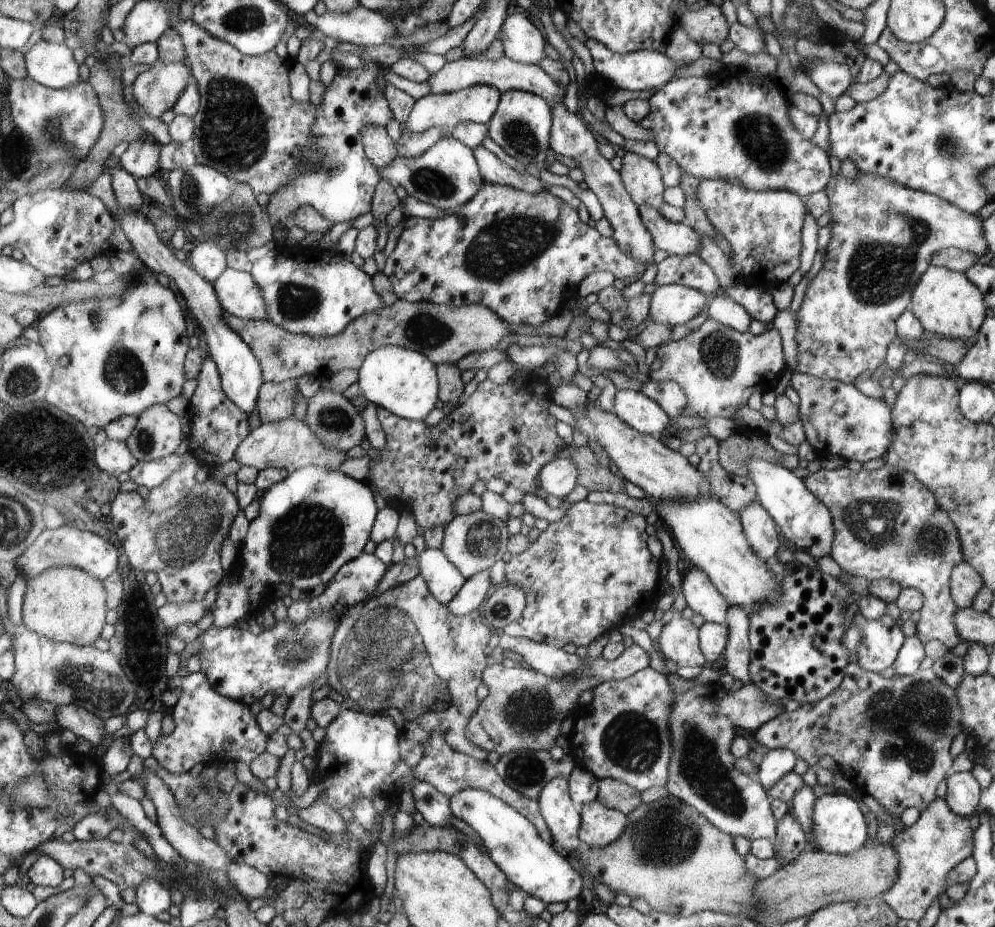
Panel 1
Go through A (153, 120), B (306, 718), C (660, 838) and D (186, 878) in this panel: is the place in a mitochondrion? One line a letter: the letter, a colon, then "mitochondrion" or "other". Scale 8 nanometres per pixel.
A: other
B: other
C: mitochondrion
D: mitochondrion

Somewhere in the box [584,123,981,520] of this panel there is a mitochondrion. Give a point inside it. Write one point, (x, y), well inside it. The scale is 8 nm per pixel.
(878, 273)

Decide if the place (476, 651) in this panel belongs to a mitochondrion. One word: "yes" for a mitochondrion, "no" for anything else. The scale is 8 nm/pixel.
no

